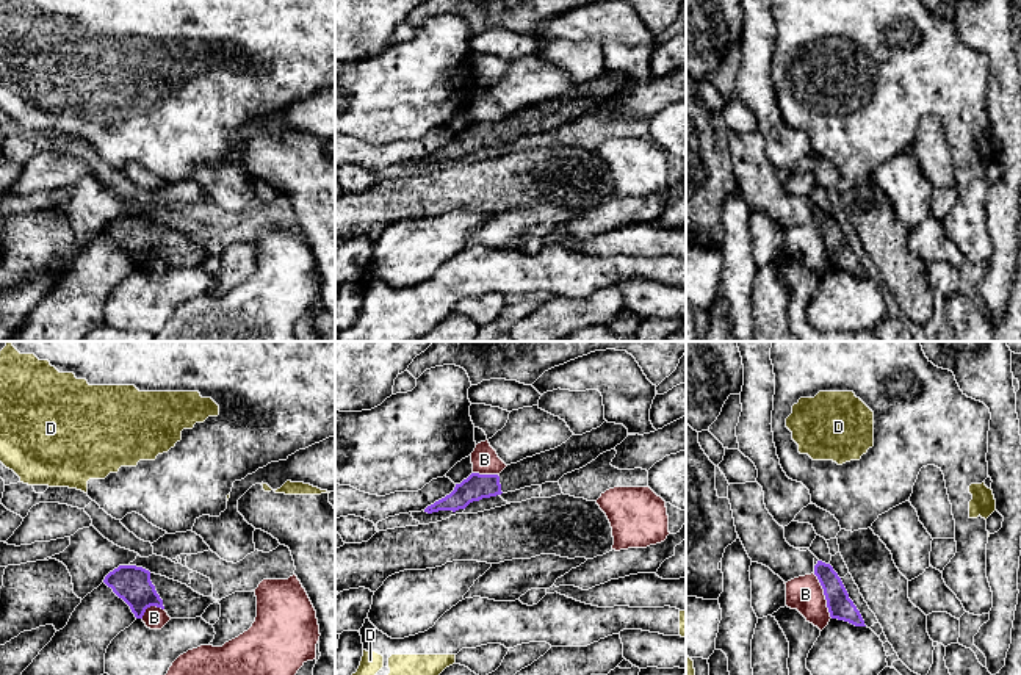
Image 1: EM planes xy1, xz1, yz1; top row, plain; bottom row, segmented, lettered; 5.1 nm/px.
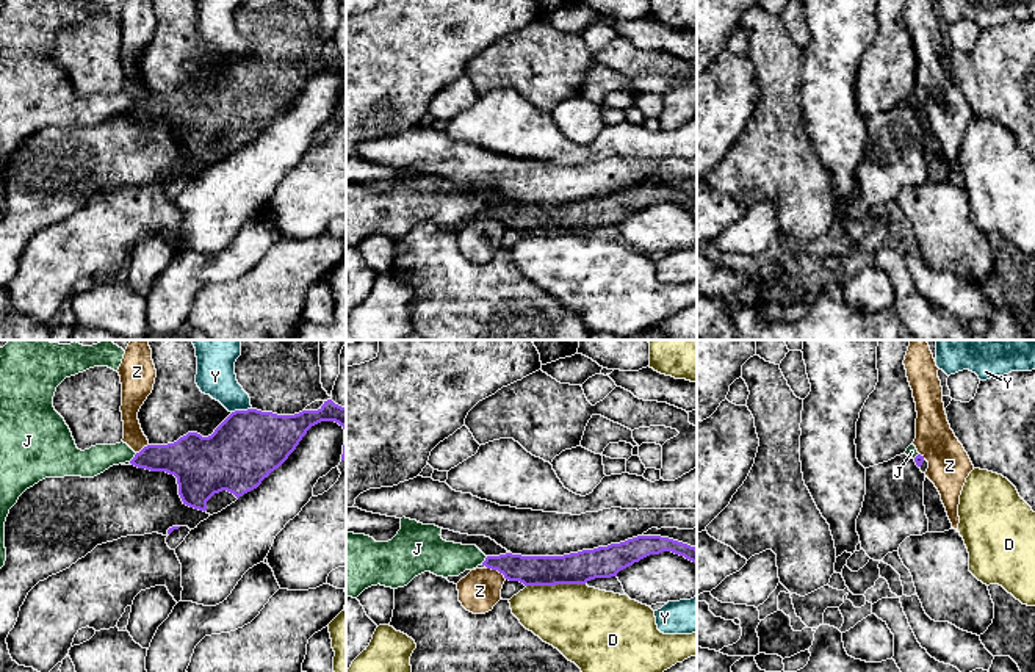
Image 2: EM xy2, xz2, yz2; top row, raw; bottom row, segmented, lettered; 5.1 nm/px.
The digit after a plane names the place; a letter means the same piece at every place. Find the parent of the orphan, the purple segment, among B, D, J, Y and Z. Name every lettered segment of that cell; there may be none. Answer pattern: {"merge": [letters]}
{"merge": []}

